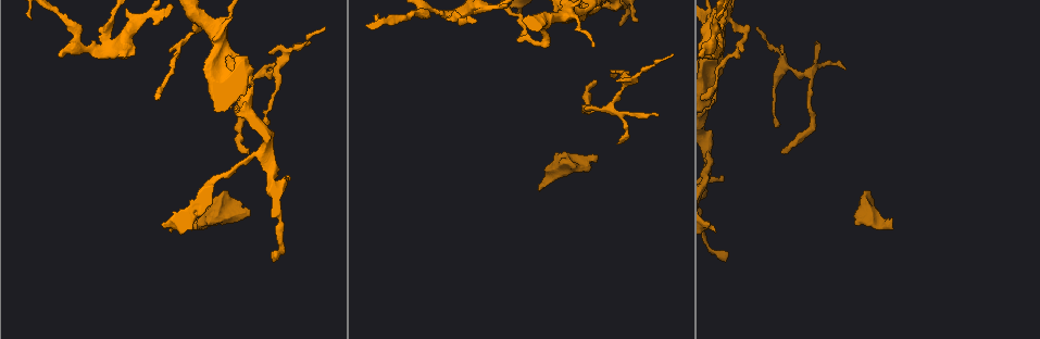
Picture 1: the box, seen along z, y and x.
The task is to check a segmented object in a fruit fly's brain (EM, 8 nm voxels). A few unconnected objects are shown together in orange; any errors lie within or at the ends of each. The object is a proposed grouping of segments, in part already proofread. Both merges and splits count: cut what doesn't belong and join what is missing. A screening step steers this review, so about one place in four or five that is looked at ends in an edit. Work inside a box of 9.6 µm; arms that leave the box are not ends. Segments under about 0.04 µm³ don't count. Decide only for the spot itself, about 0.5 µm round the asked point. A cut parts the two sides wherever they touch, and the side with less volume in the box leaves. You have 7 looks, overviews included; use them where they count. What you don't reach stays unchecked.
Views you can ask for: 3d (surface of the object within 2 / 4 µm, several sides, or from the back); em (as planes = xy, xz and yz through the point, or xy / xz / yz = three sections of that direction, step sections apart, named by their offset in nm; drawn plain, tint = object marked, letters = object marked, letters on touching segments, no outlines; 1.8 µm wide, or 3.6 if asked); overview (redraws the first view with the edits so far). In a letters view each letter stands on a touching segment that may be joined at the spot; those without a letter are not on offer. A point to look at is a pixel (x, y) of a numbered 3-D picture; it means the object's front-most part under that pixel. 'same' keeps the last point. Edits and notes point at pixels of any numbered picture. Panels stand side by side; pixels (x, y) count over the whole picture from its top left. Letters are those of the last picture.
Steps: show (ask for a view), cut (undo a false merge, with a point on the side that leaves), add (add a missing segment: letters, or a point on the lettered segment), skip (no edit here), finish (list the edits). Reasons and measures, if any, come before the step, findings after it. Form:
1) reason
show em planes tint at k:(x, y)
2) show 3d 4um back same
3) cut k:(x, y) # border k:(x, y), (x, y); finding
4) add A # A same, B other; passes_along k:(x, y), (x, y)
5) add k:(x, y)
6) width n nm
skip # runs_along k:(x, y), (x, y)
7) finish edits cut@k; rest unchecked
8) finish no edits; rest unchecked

show 3d 4um at 1:(595, 156)

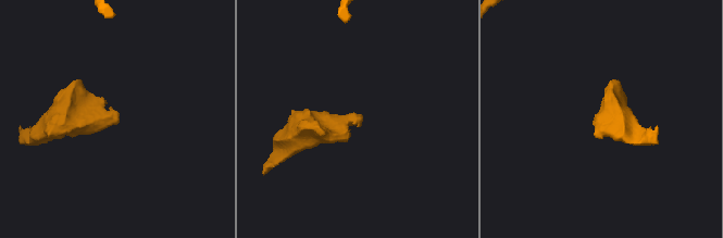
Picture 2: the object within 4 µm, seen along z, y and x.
show em planes letters at 2:(116, 119)

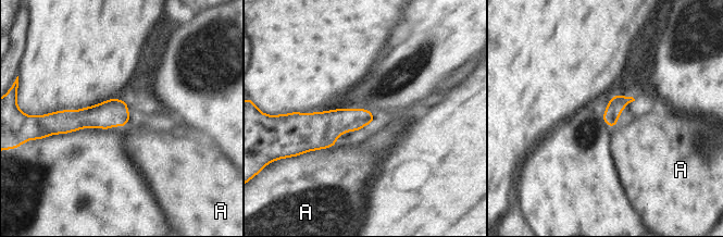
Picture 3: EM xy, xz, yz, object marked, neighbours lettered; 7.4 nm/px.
longest_contact A 280 nm
skip # A other; border 3:(335, 146), (310, 150), (300, 154); no lettered segment goes on from it

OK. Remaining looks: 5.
long arm stops here
show 3d 4um at 1:(245, 148)

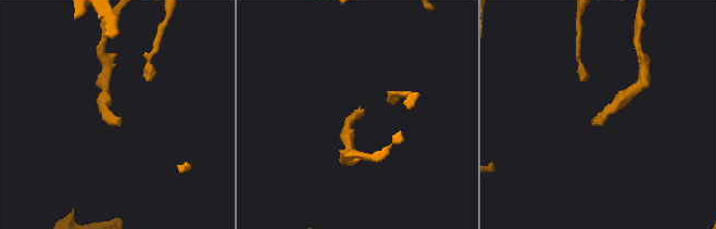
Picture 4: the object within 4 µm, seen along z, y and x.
show em planes letters at 4:(360, 111)

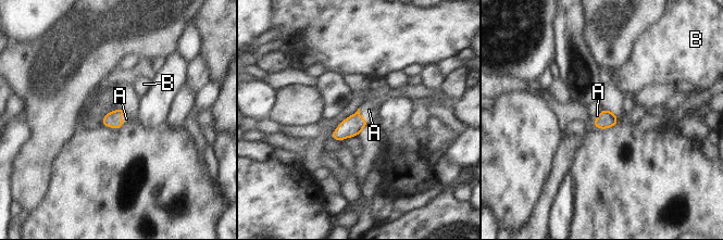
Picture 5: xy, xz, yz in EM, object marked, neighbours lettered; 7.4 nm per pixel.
longest_contact A 150 nm
add A # A same, B other; passes_along 5:(351, 126), (361, 116), (369, 110); it goes on there

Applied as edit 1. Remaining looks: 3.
show overview

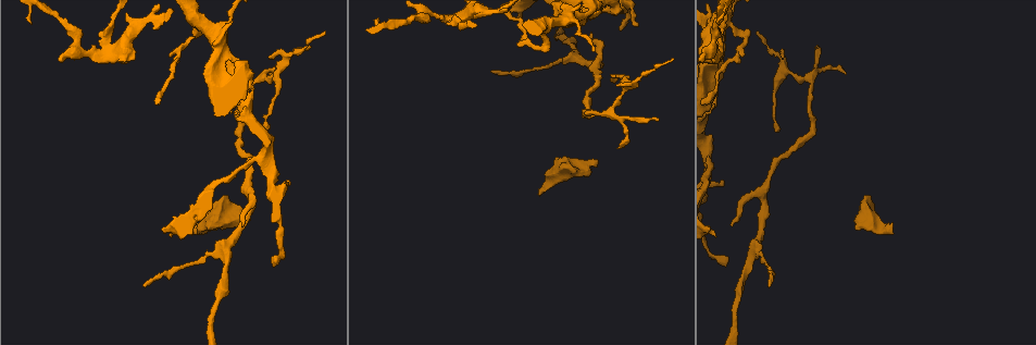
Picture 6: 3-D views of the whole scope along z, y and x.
free end
show em planes letters at 6:(732, 226)

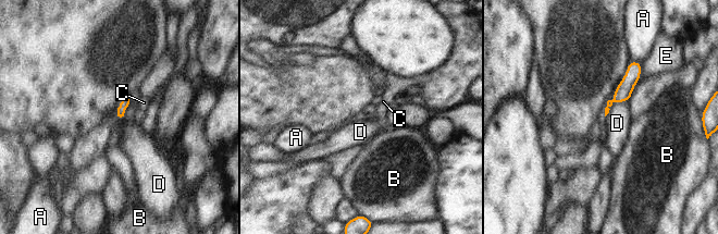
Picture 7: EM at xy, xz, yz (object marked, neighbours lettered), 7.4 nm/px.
longest_contact E 120 nm
skip # A other, B other, C other, D other, E other; border 7:(628, 100), (615, 102); no lettered segment goes on from it

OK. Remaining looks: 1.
finish edits add@5; rest unchecked

